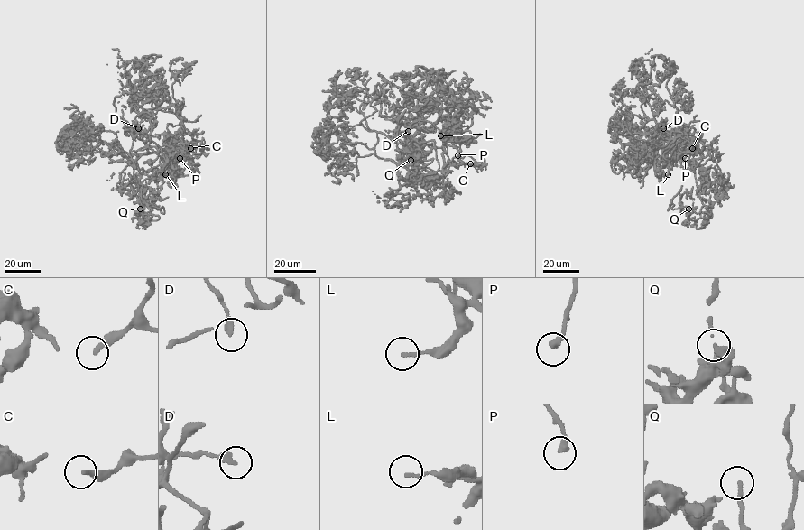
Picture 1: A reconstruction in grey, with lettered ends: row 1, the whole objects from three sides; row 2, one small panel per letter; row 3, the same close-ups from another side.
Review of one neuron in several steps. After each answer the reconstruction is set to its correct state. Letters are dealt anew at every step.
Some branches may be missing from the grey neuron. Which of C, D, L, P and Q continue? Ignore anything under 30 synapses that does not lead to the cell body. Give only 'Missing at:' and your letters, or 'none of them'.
Missing at: C, P

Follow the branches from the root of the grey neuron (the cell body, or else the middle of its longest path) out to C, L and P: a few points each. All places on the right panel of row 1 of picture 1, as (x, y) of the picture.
C: (686, 153), (699, 153), (704, 145), (672, 131), (671, 138), (684, 138), (692, 148)
L: (686, 153), (699, 153), (704, 145), (672, 131), (670, 137), (675, 139), (663, 153), (673, 161), (668, 174)
P: (686, 153), (674, 161), (679, 159), (684, 169), (695, 172), (703, 155), (697, 139), (689, 143), (685, 158)

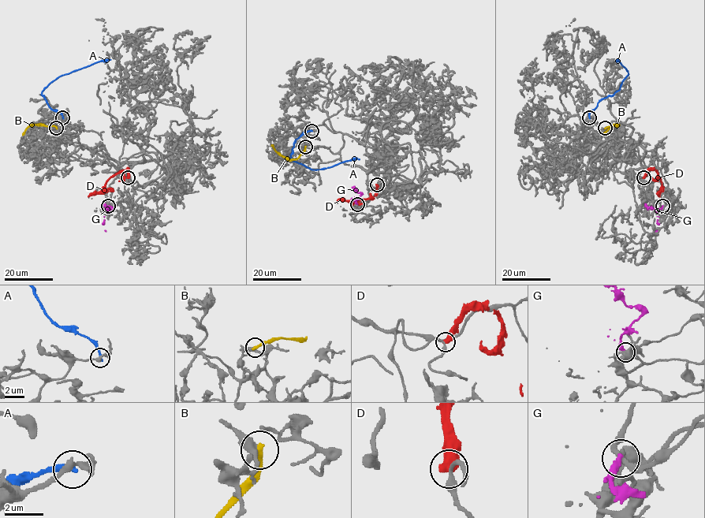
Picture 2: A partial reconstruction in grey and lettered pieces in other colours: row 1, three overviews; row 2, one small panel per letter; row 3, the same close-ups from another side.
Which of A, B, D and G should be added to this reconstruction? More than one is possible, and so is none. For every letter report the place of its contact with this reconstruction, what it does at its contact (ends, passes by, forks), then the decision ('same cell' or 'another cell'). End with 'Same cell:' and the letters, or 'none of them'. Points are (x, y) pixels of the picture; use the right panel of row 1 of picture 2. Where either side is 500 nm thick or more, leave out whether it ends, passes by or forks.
A: meets grey at (589, 117); it ends there; another cell
B: meets grey at (605, 128); it ends there; another cell
D: meets grey at (643, 177); another cell
G: meets grey at (662, 206); it ends there; another cell
Same cell: none of them

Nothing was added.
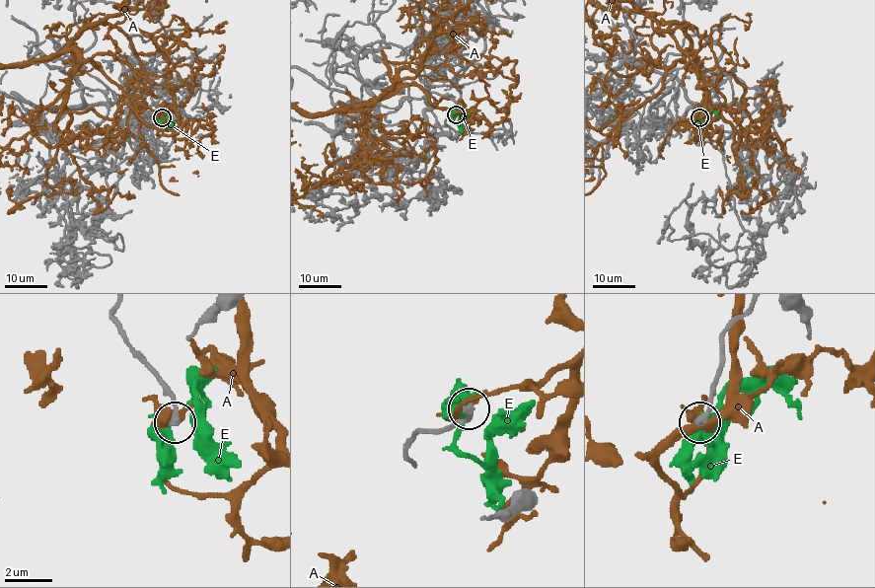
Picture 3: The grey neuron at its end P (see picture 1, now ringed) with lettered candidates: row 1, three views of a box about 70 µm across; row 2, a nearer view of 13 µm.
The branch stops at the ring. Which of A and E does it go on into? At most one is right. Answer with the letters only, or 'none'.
none

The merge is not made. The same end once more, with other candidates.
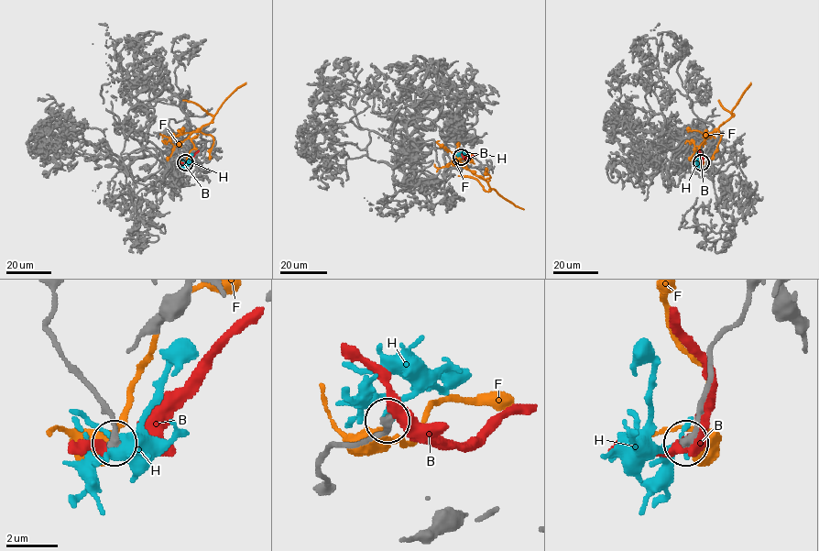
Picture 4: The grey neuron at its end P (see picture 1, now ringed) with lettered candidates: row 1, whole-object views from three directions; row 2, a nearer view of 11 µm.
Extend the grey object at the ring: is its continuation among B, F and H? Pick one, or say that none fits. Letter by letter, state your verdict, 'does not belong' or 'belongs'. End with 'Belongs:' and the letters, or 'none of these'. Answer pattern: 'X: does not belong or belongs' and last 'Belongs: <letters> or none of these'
B: does not belong
F: does not belong
H: belongs
Belongs: H

